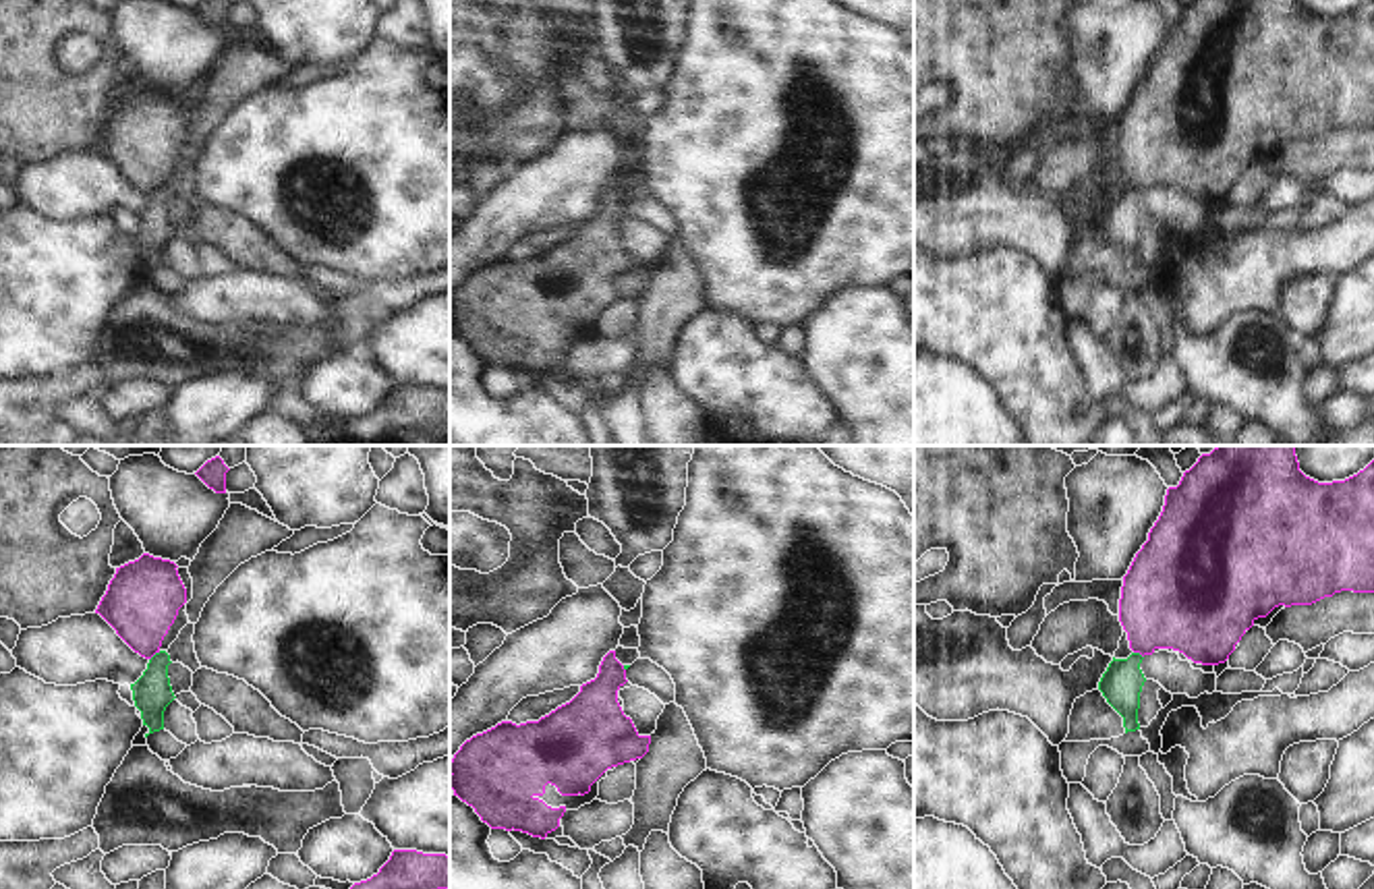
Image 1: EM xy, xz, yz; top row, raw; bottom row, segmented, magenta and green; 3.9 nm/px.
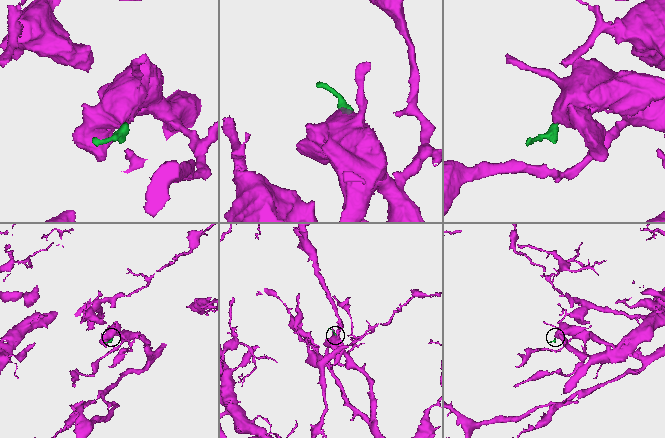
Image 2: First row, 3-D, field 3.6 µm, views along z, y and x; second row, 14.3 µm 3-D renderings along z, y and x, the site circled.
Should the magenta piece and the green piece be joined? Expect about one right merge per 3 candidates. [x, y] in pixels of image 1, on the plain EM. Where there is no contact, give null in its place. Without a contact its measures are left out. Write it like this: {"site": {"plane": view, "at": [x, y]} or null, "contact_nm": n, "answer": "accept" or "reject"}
{"site": {"plane": "xy", "at": [154, 189]}, "contact_nm": 60, "answer": "reject"}

